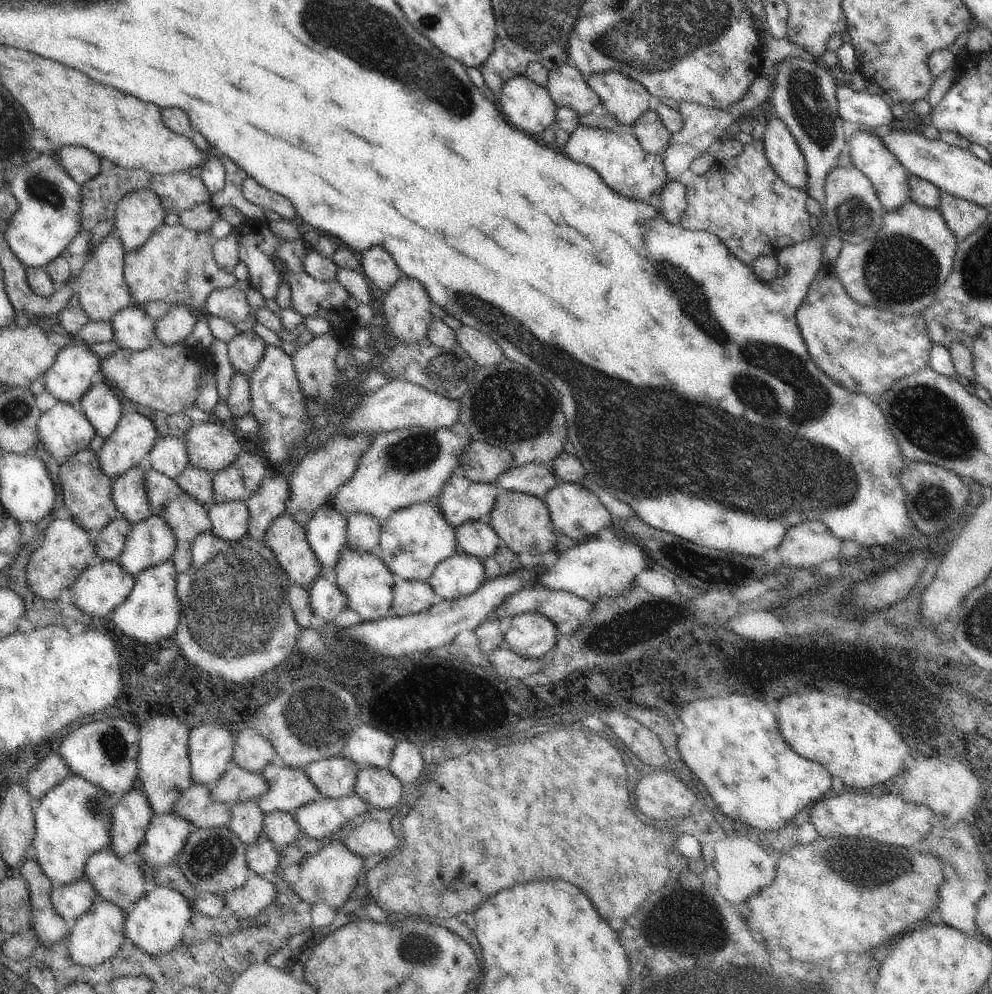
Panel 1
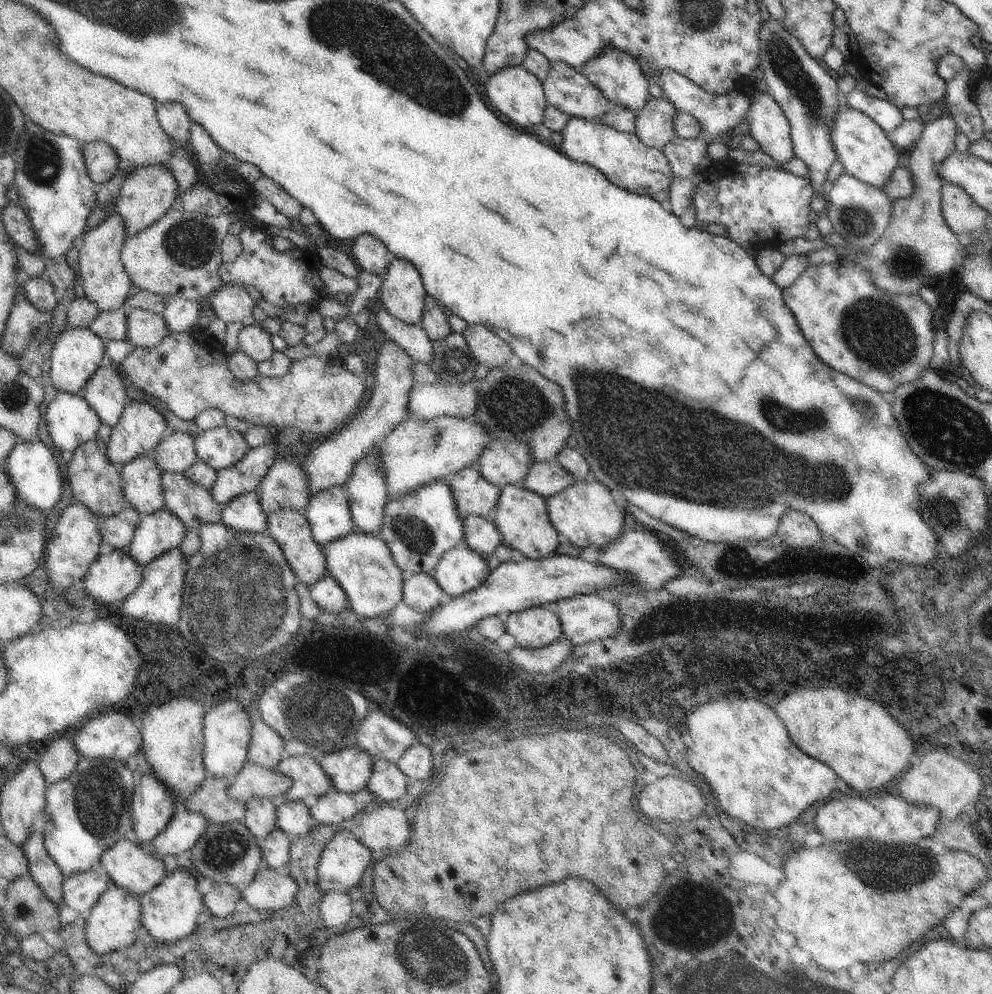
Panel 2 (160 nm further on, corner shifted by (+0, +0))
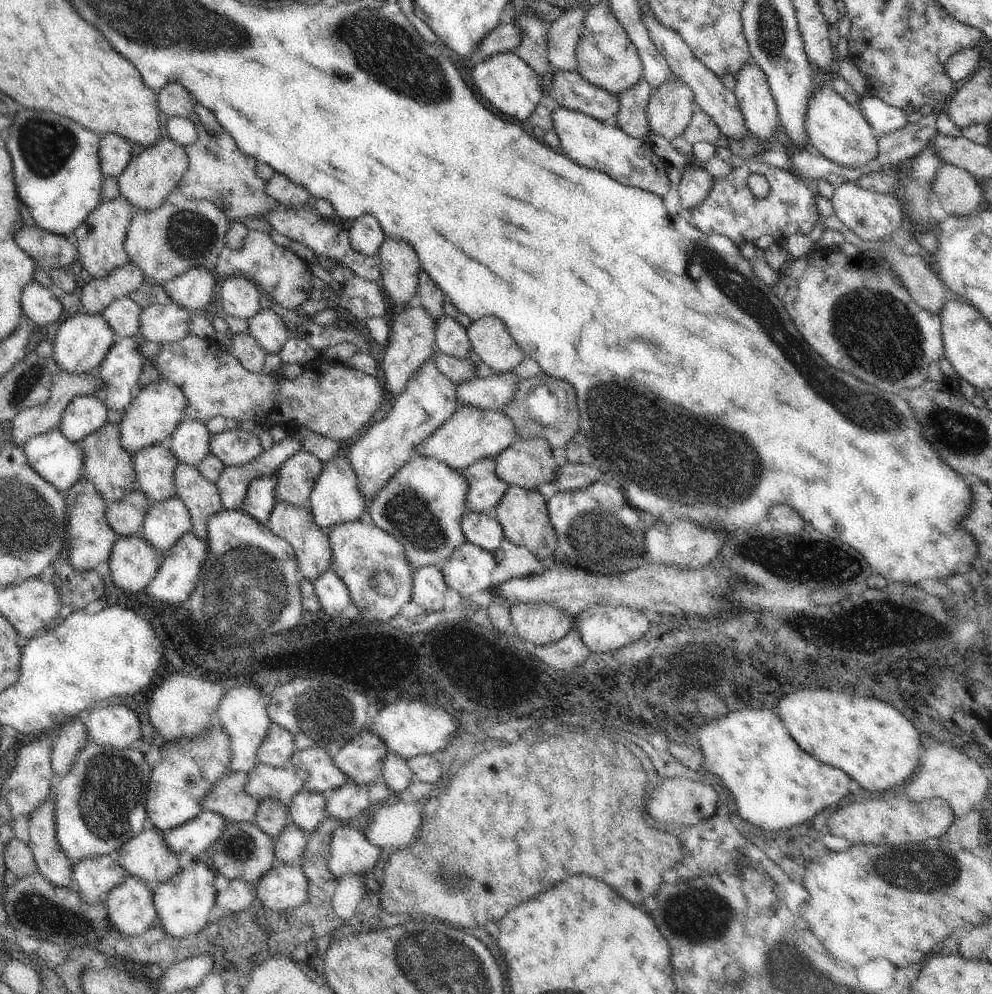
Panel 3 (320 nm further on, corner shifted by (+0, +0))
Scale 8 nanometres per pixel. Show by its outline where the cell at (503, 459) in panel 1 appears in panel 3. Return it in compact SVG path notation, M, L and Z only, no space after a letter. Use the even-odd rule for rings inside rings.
M545 438L518 439L512 446L503 450L497 457L496 474L510 486L520 485L522 488L536 489L544 482L553 483L559 475L559 466L552 455L553 448Z

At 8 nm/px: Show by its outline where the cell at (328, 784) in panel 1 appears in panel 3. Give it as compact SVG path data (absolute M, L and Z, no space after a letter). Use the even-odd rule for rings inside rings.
M364 728L334 755L333 761L348 780L359 785L370 784L383 776L388 753L385 740L376 731Z

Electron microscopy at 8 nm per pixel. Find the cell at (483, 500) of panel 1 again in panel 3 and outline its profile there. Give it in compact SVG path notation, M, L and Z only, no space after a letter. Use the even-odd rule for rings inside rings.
M484 457L465 468L463 474L469 482L468 508L479 513L492 513L504 498L510 485L496 474L496 467L496 457Z

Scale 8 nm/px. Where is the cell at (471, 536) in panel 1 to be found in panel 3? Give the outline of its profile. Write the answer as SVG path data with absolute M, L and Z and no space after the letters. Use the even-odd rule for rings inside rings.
M467 508L461 520L465 537L487 551L495 551L501 543L503 530L493 513L479 513Z

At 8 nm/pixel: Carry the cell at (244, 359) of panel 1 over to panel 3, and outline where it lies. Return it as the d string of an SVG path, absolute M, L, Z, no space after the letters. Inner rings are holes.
M260 309L260 312L248 321L247 331L267 350L267 353L279 353L293 334L284 320L273 309Z

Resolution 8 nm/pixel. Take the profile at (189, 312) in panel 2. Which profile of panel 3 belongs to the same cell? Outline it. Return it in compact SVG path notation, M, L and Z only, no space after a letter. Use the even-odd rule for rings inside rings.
M196 265L163 285L172 301L195 312L210 302L210 297L217 290L216 277L215 270Z

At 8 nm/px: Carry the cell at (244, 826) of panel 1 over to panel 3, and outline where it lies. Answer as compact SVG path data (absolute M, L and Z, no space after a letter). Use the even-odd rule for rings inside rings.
M264 799L259 802L253 823L266 835L276 839L286 826L288 818L289 808L281 800Z

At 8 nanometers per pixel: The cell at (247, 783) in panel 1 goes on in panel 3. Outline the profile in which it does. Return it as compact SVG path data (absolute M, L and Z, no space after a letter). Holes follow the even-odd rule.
M258 762L249 773L245 791L260 800L281 800L289 807L293 796L303 789L307 778L306 769L294 766L273 767Z

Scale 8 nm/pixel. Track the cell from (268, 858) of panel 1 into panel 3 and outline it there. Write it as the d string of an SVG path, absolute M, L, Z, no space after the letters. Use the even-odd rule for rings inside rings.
M288 820L280 836L276 838L276 862L295 864L307 849L309 834L304 832L294 821Z

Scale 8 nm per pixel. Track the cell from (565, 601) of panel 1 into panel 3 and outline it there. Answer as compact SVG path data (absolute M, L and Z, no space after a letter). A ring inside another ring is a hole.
M594 605L585 608L576 618L574 628L581 632L584 644L594 652L610 652L610 650L620 650L624 646L627 647L628 644L634 644L650 630L651 624L651 620L644 612L629 606L607 607Z

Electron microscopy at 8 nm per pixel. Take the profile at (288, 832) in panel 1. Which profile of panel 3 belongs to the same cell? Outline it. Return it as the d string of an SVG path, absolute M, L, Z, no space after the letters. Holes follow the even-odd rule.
M302 789L293 796L288 820L294 821L304 832L311 834L328 817L326 810L329 794L308 792Z

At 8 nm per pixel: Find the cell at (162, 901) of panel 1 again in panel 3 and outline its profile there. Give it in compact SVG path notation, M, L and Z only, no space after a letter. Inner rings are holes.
M185 858L180 870L154 889L156 926L162 927L164 933L168 933L174 939L183 939L203 931L210 924L208 916L218 894L214 887L215 875L206 862Z

